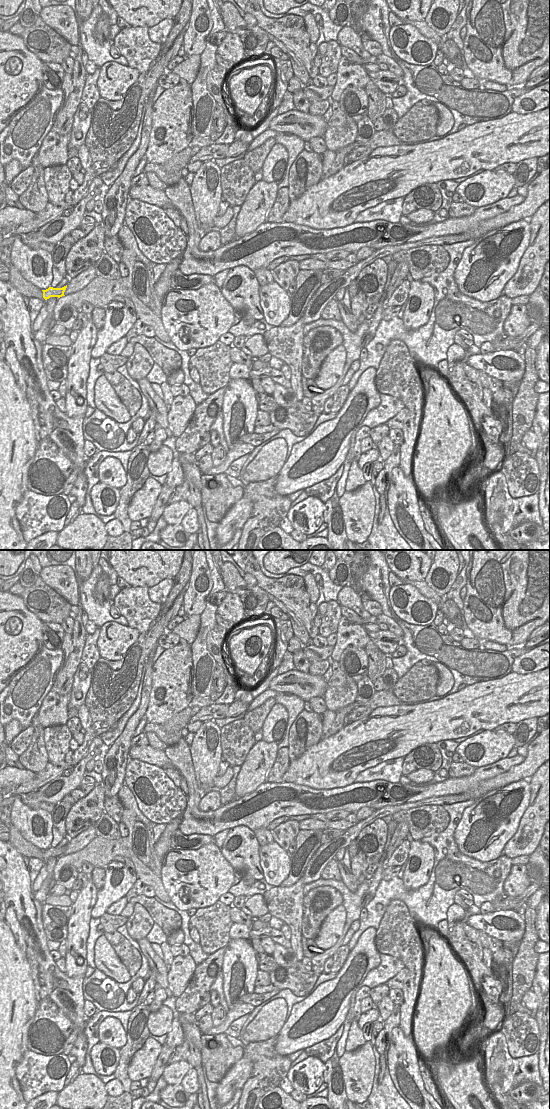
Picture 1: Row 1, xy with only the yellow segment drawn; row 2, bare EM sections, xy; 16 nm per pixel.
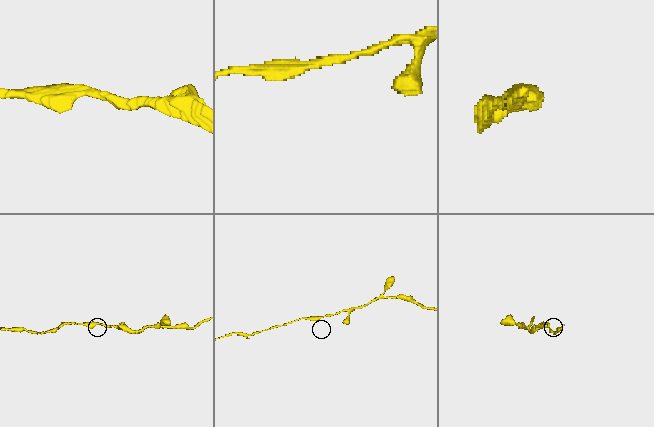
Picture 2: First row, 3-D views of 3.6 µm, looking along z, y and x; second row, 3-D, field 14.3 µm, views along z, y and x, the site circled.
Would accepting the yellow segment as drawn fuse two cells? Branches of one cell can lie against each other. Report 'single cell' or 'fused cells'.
single cell

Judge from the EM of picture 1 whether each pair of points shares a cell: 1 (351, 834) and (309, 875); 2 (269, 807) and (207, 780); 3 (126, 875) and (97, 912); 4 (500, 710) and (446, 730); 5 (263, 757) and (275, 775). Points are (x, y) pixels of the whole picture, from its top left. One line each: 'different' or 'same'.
1: same
2: different
3: same
4: same
5: different

